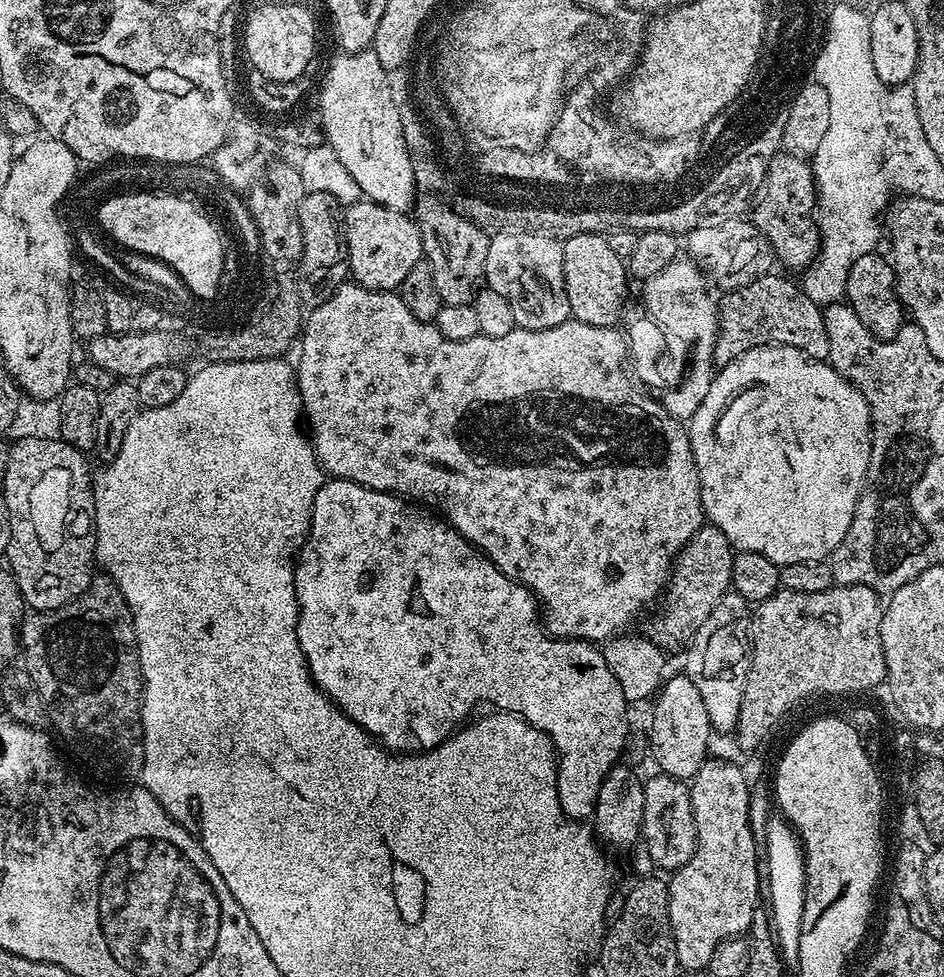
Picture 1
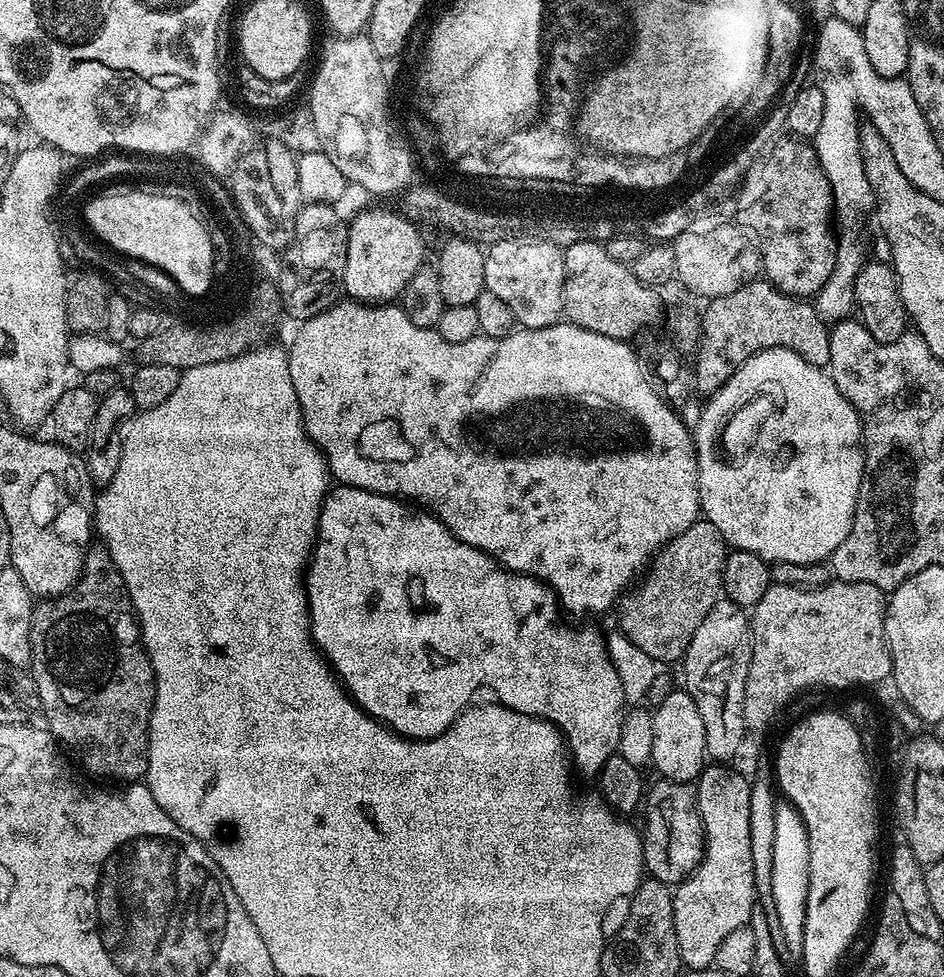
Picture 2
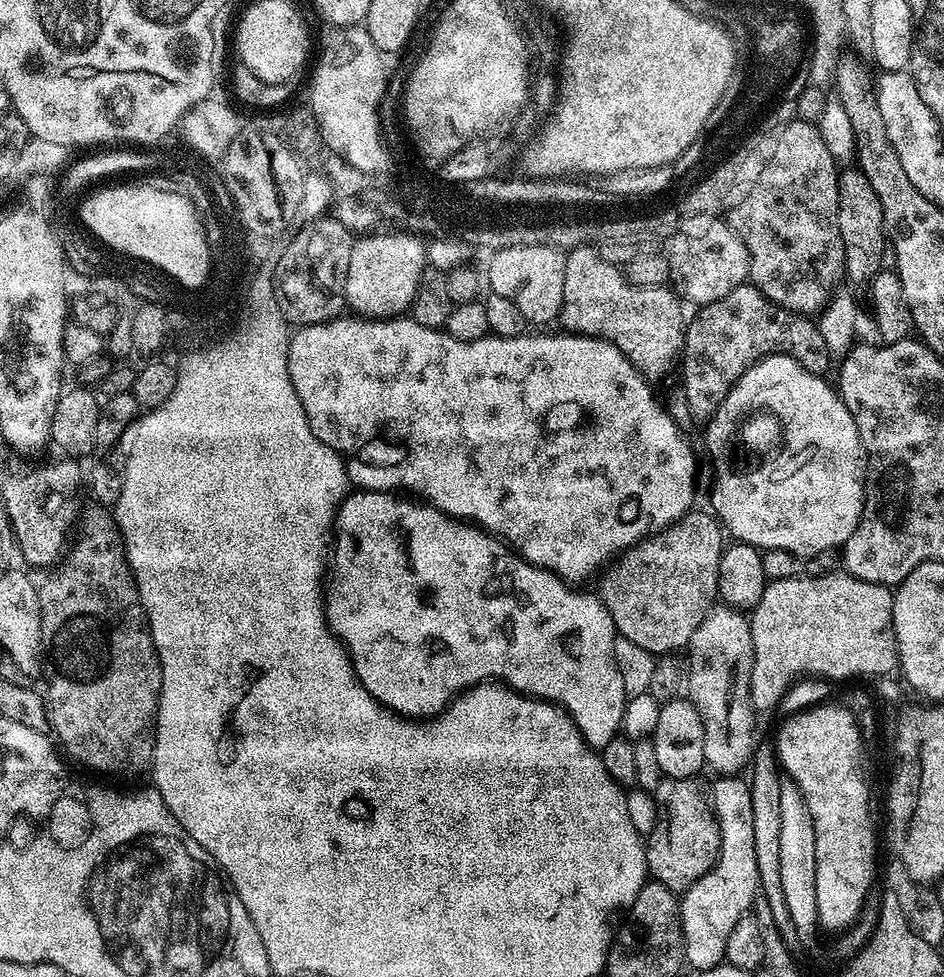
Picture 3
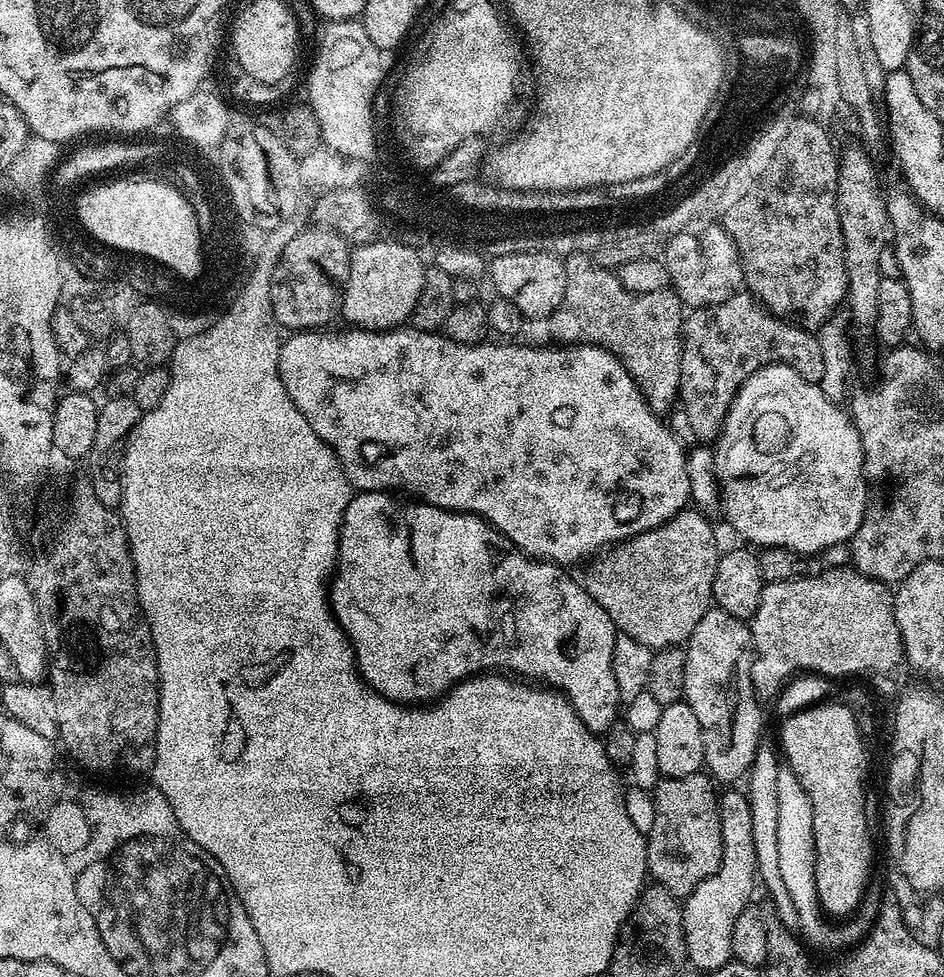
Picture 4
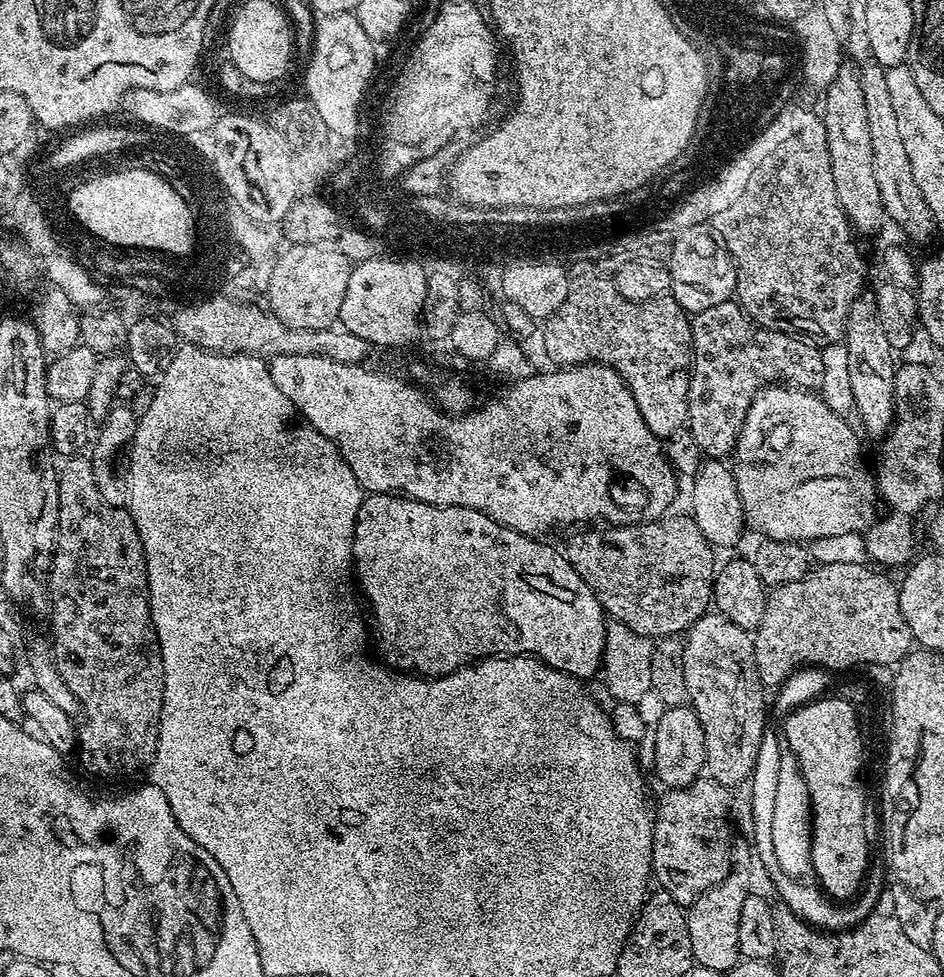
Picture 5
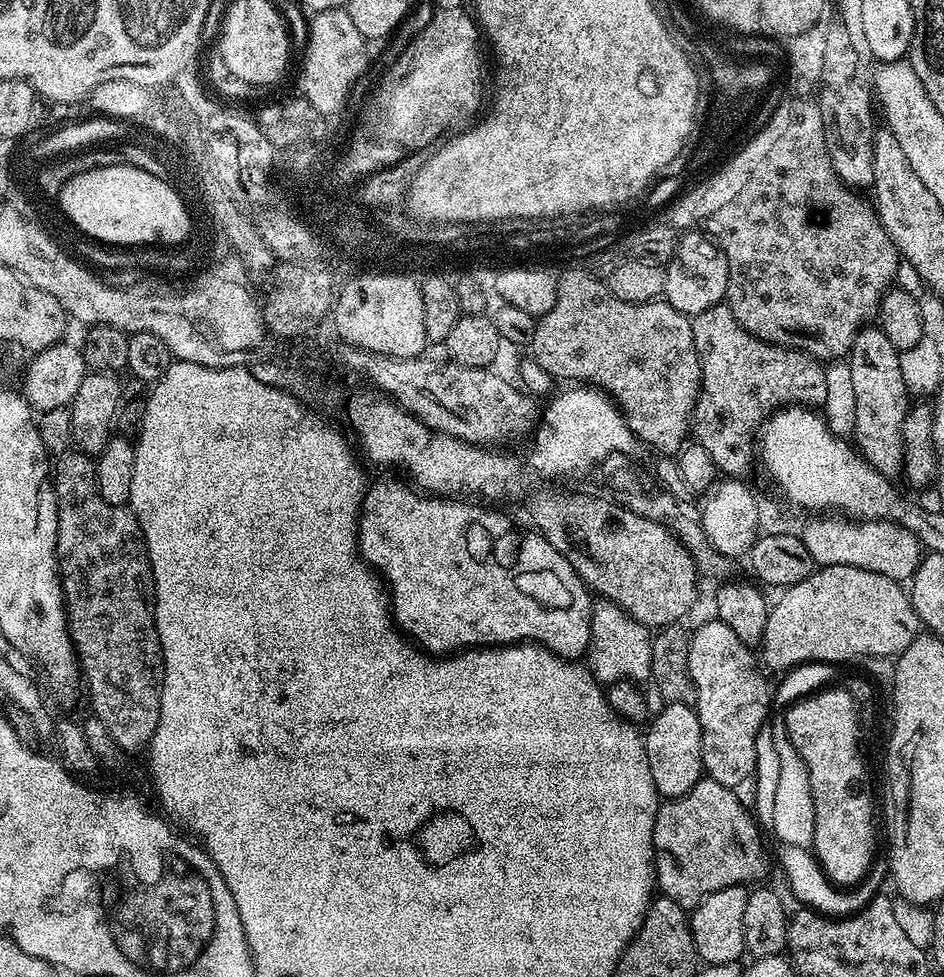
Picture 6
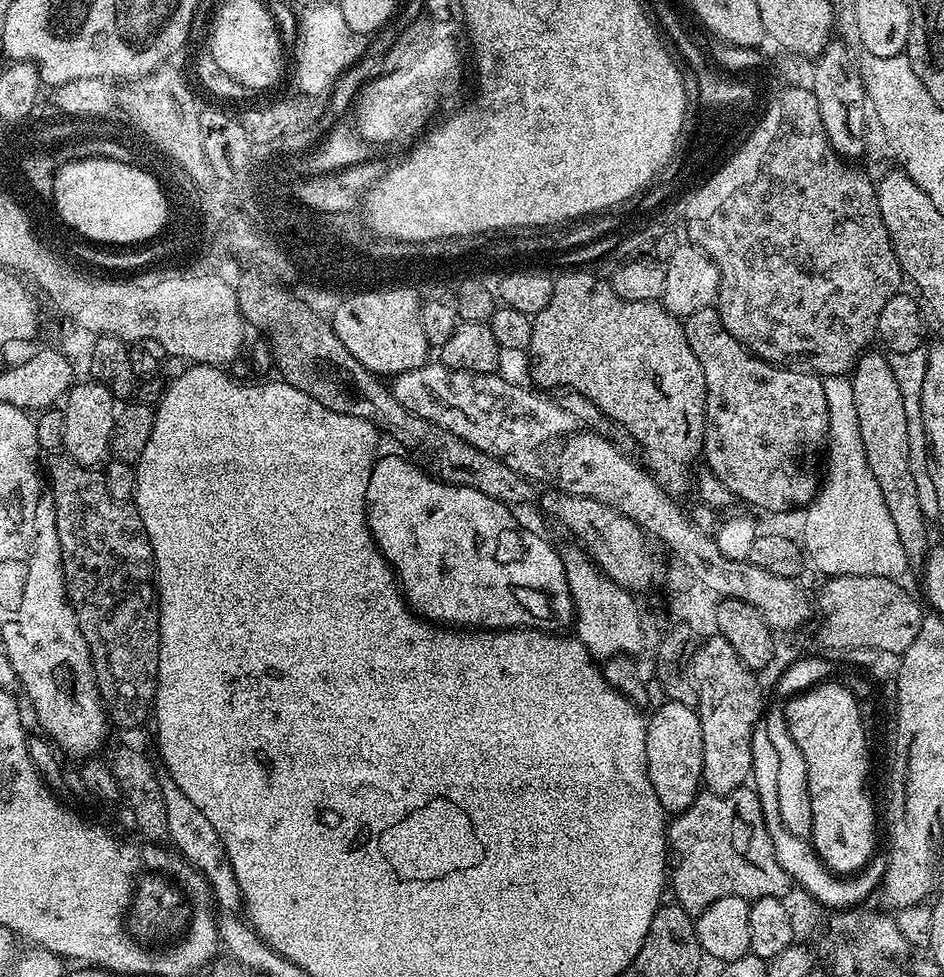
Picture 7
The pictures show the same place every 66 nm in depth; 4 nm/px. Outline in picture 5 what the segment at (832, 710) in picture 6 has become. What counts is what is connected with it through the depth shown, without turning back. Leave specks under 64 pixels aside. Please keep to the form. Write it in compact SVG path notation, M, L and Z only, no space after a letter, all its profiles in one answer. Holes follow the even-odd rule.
M828 694L808 703L793 707L793 712L784 720L782 740L797 758L810 790L812 803L812 872L819 887L833 901L847 902L860 891L868 864L868 832L864 829L864 815L868 812L868 800L864 797L864 784L861 772L856 769L860 764L860 740L856 740L856 720L848 712L848 704L836 704L837 695Z

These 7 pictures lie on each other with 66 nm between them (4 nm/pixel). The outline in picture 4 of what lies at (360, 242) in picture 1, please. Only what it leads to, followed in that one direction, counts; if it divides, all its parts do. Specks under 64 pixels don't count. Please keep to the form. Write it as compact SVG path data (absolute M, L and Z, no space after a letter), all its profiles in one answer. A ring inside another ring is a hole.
M379 238L369 244L361 244L352 248L352 261L348 271L348 281L344 284L342 297L342 316L348 319L349 325L369 330L387 330L407 325L412 319L412 311L418 302L418 294L422 294L425 261L408 244L399 244L396 240Z

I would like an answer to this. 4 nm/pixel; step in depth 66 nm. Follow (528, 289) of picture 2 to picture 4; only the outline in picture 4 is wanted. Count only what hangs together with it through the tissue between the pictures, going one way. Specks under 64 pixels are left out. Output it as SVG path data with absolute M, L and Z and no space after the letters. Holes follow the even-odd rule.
M501 251L501 256L496 256L492 260L492 284L496 287L495 295L501 300L514 302L518 310L524 315L525 321L532 320L547 321L558 310L562 298L566 294L566 270L564 269L564 260L553 253L544 252L521 252Z

